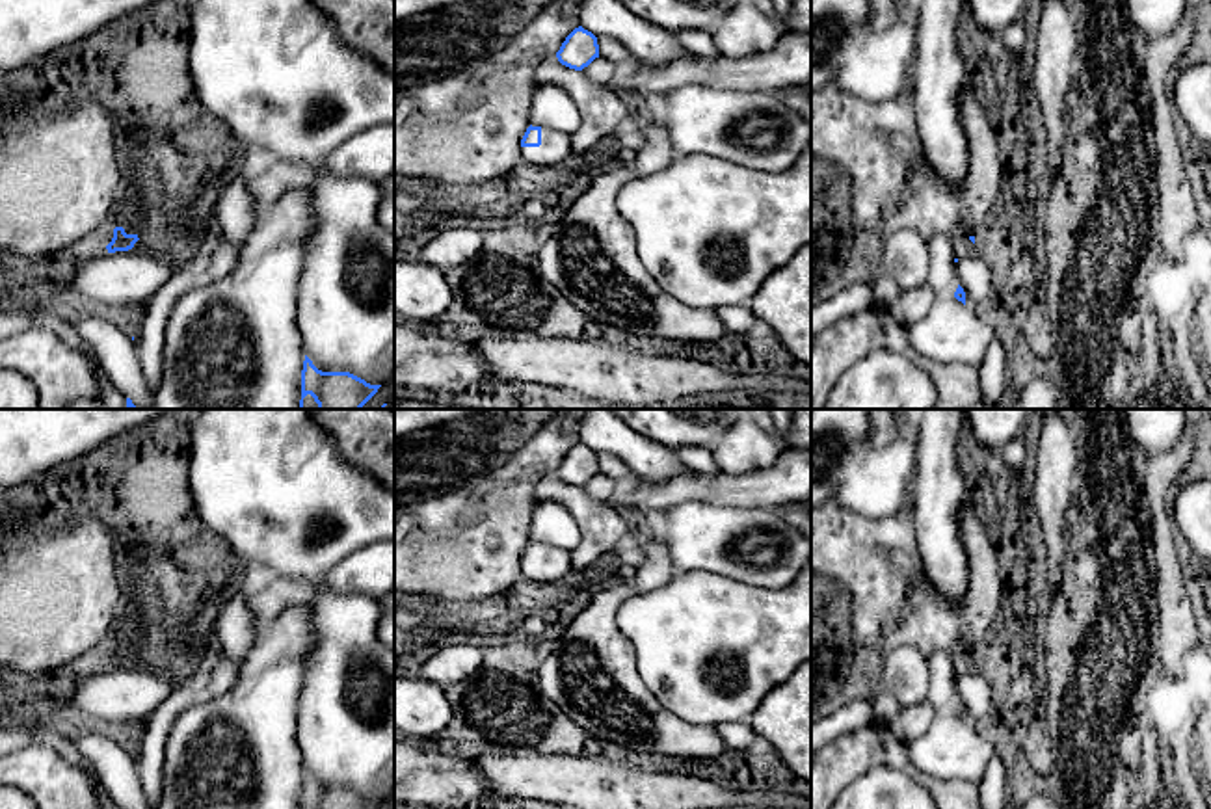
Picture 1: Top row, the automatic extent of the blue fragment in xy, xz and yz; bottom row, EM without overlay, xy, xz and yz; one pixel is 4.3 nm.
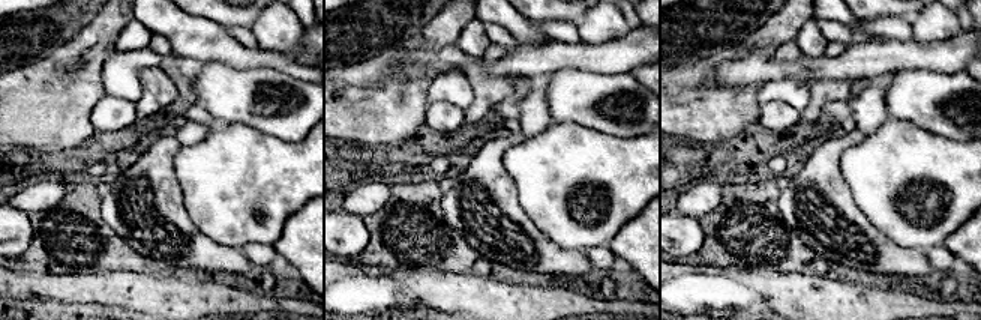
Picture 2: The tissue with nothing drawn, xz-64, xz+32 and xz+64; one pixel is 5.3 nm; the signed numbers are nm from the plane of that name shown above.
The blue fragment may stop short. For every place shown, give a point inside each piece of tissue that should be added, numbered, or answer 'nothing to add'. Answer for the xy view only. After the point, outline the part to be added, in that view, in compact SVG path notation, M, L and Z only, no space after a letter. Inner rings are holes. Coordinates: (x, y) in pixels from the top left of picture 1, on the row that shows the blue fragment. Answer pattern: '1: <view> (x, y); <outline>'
1: xy (127, 211); M115 126L113 153L121 173L121 186L115 193L110 218L115 227L123 227L126 234L140 234L143 229L143 201L136 195L136 180L132 177L132 158L125 132Z

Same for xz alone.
1: xz (555, 147); M541 126L539 147L521 147L523 160L534 166L556 166L571 153L571 136L545 126Z

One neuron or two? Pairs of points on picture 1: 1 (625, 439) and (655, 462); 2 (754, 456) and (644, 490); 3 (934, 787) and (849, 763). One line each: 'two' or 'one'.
1: one
2: two
3: one

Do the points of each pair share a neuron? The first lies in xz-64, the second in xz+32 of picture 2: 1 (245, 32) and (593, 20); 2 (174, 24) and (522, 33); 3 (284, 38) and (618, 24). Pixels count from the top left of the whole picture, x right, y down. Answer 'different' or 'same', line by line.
1: different
2: same
3: same

